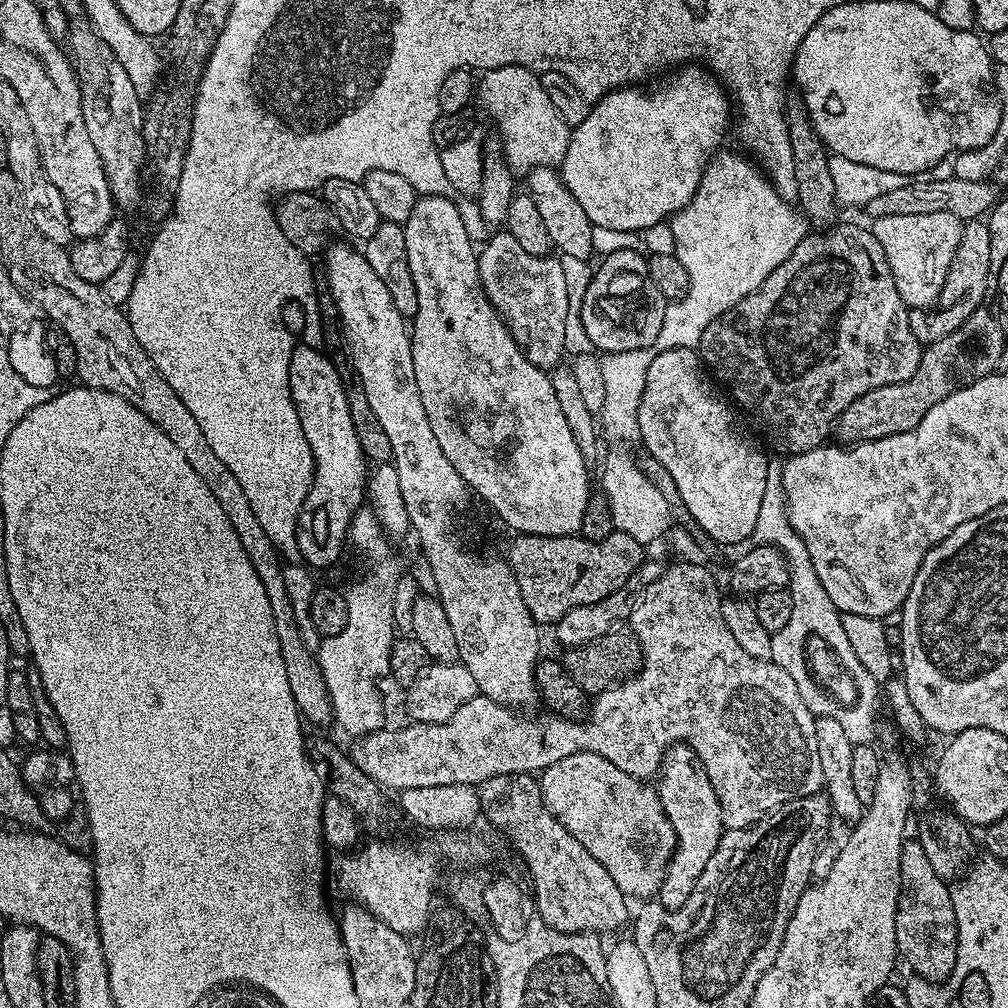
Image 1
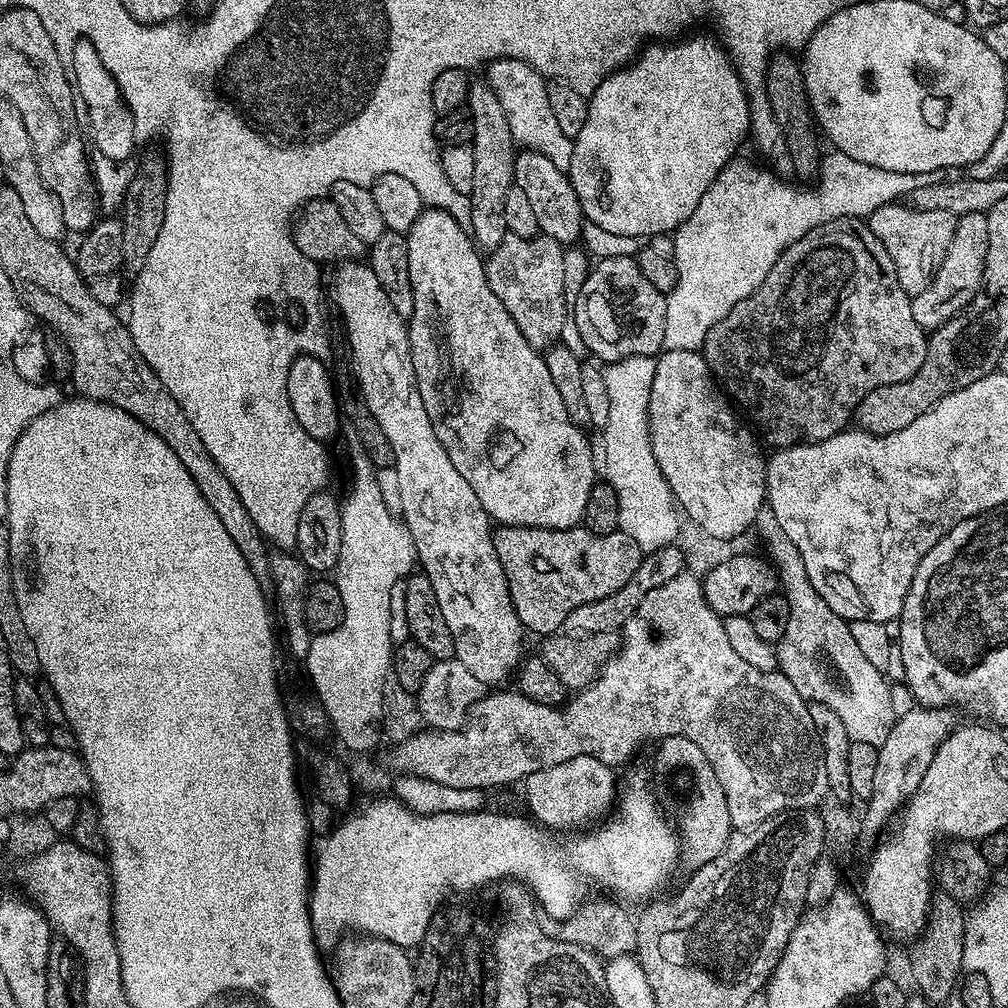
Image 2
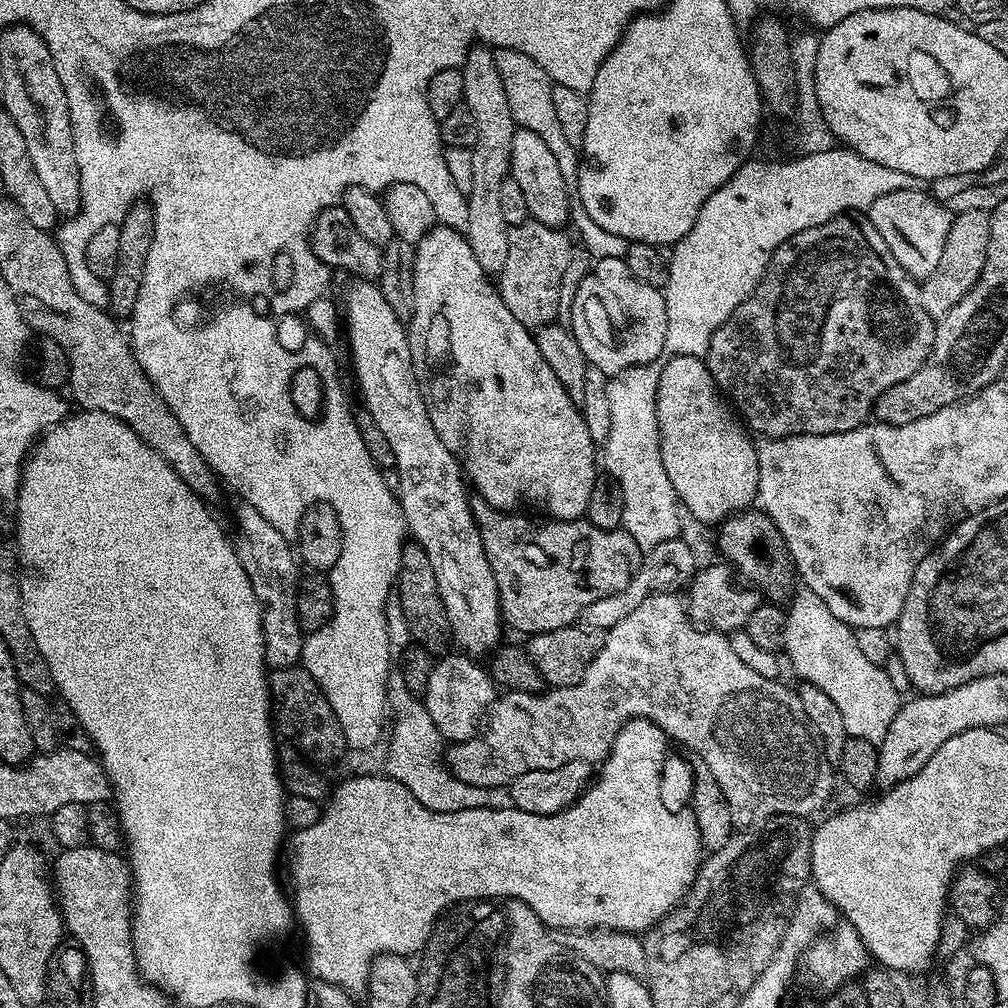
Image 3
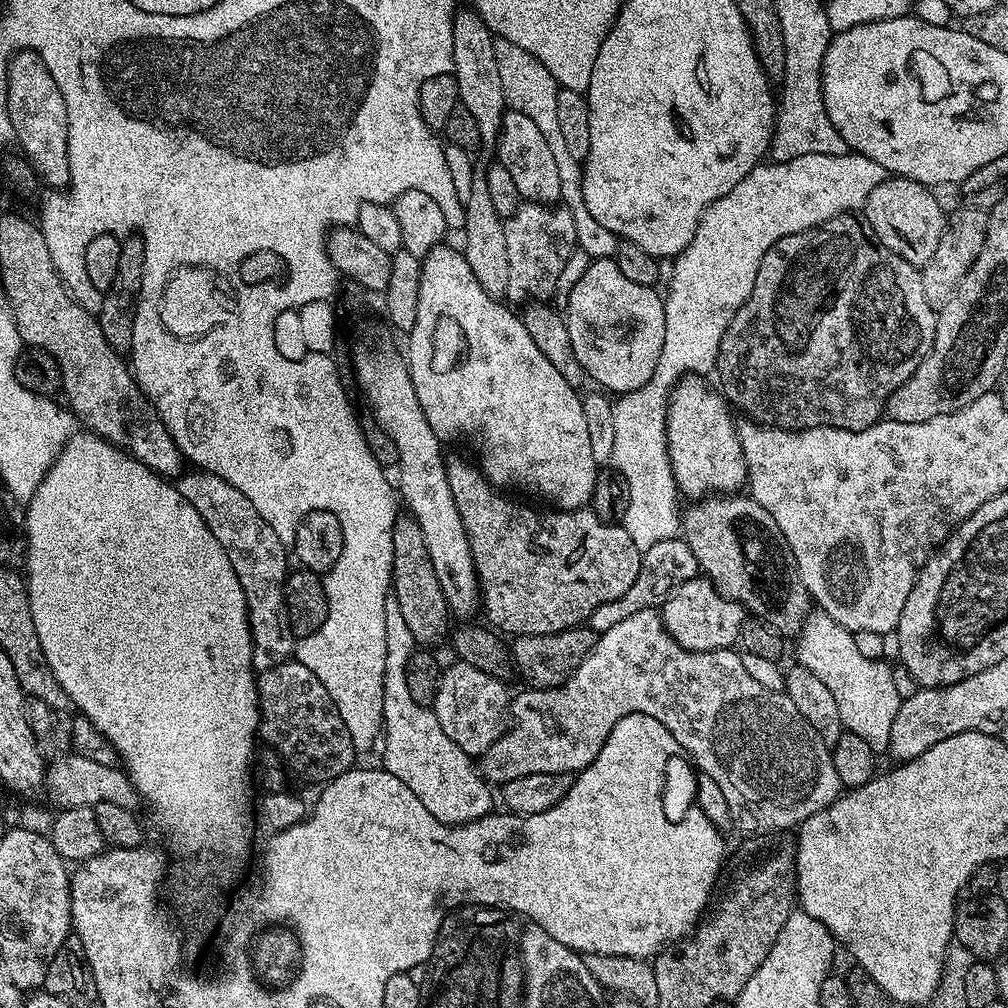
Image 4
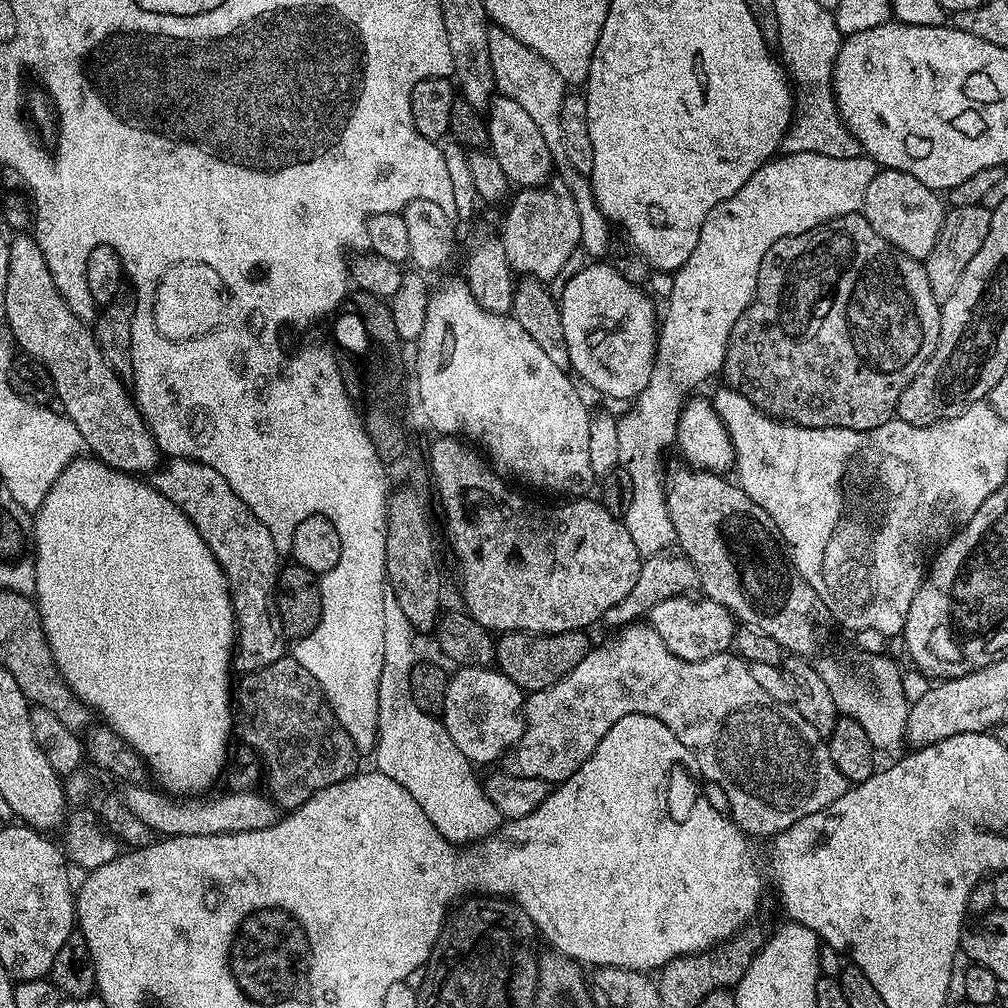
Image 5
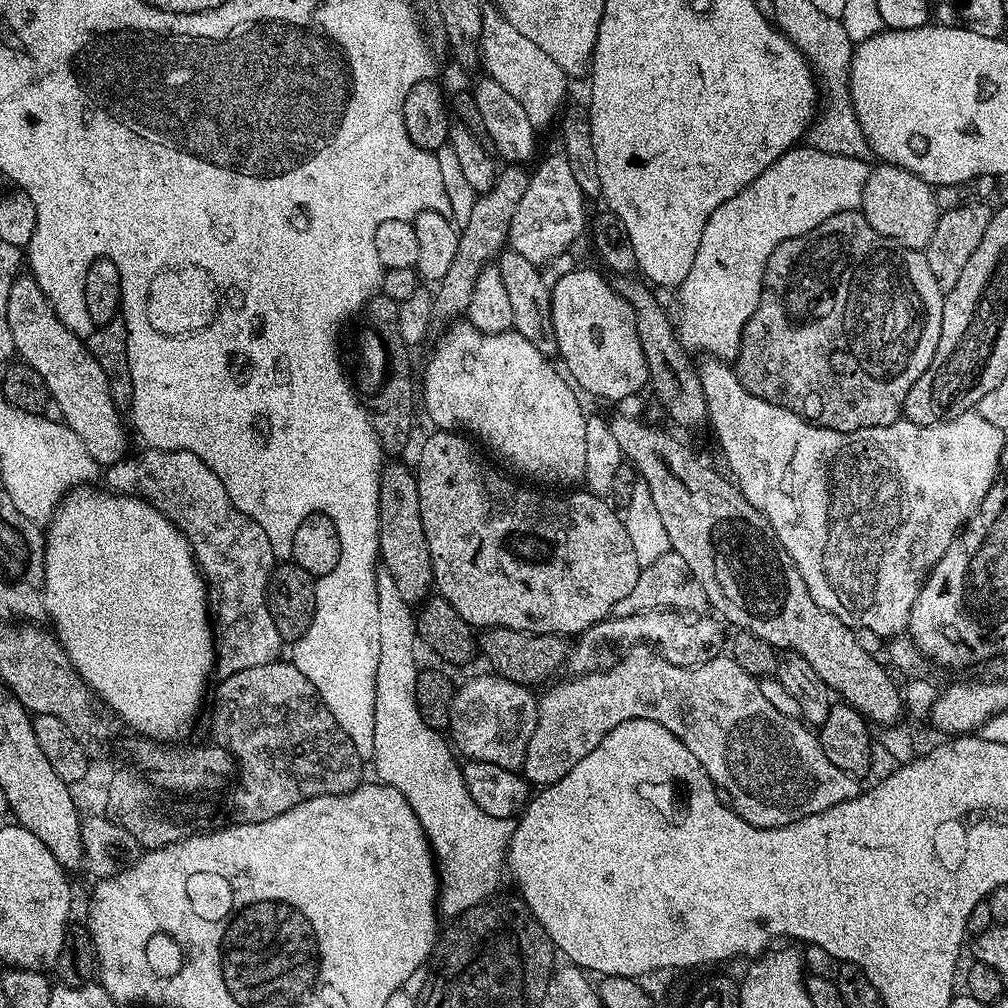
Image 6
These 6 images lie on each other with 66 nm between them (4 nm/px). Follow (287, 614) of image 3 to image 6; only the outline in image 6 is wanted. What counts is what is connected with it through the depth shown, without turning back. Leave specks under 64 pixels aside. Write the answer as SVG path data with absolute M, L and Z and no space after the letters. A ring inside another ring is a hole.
M154 448L144 450L140 457L131 456L117 464L107 465L102 480L117 494L143 497L188 539L204 583L209 593L214 594L214 616L218 621L218 631L214 636L215 675L223 678L238 674L238 670L250 670L250 666L266 666L271 660L277 659L281 655L282 641L278 626L274 626L274 618L268 609L268 579L272 576L274 557L270 550L270 538L266 538L262 526L258 526L258 522L242 514L242 510L238 510L234 502L230 502L226 486L222 486L218 474L214 474L214 470L210 470L210 466L206 466L206 462L198 458L198 454L190 454L186 450Z

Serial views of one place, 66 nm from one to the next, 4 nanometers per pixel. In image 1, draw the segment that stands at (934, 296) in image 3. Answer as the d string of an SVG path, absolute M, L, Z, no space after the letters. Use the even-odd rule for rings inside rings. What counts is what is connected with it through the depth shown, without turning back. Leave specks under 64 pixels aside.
M987 219L969 220L962 230L962 242L958 242L958 250L954 254L954 262L950 262L950 270L946 270L946 282L942 282L942 290L936 303L931 308L914 308L909 311L910 330L914 330L914 338L918 338L921 346L938 342L938 338L946 338L952 334L978 310L988 294L988 275L990 274L990 230Z

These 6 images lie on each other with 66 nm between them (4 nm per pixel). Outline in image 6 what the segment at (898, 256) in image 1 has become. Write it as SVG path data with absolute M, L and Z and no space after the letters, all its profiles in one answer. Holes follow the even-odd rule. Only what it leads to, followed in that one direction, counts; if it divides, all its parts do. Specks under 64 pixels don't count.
M883 162L877 163L868 173L859 211L863 212L866 222L878 230L878 234L890 238L896 244L921 250L927 249L941 213L936 204L933 185L918 178L910 170Z

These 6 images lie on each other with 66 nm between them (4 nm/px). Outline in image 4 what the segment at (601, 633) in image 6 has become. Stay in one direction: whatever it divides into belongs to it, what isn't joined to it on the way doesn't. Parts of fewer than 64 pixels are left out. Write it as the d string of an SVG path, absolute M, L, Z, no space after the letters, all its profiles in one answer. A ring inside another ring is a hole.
M698 574L663 597L662 615L664 627L686 650L691 652L713 652L732 648L740 639L740 631L746 622L742 605L716 592L708 577Z

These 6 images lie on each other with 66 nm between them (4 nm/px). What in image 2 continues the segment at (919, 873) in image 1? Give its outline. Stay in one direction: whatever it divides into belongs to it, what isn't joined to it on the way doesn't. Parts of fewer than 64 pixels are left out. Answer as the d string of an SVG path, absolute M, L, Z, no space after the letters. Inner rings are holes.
M940 890L933 895L924 930L911 945L912 976L920 987L917 988L919 995L929 1002L944 1000L951 992L953 995L957 991L964 968L962 946L966 934L965 919L965 909L957 900L950 898L950 894Z

